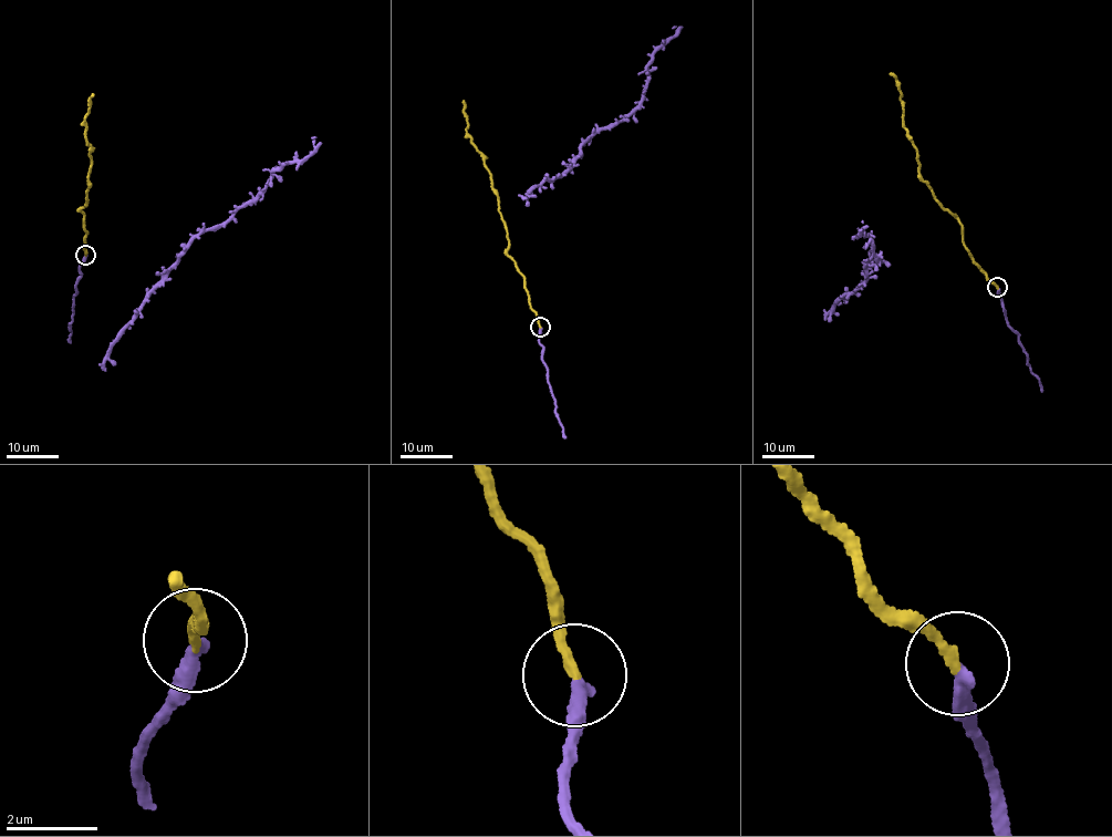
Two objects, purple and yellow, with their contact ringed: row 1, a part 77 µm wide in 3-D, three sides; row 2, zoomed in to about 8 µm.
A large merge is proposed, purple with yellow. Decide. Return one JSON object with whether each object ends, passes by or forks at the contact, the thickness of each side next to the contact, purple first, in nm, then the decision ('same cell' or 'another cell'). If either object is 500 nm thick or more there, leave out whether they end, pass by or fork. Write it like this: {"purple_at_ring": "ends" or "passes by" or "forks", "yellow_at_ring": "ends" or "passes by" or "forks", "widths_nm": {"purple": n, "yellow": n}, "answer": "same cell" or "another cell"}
{"purple_at_ring": "ends", "yellow_at_ring": "ends", "widths_nm": {"purple": 300, "yellow": 220}, "answer": "same cell"}

